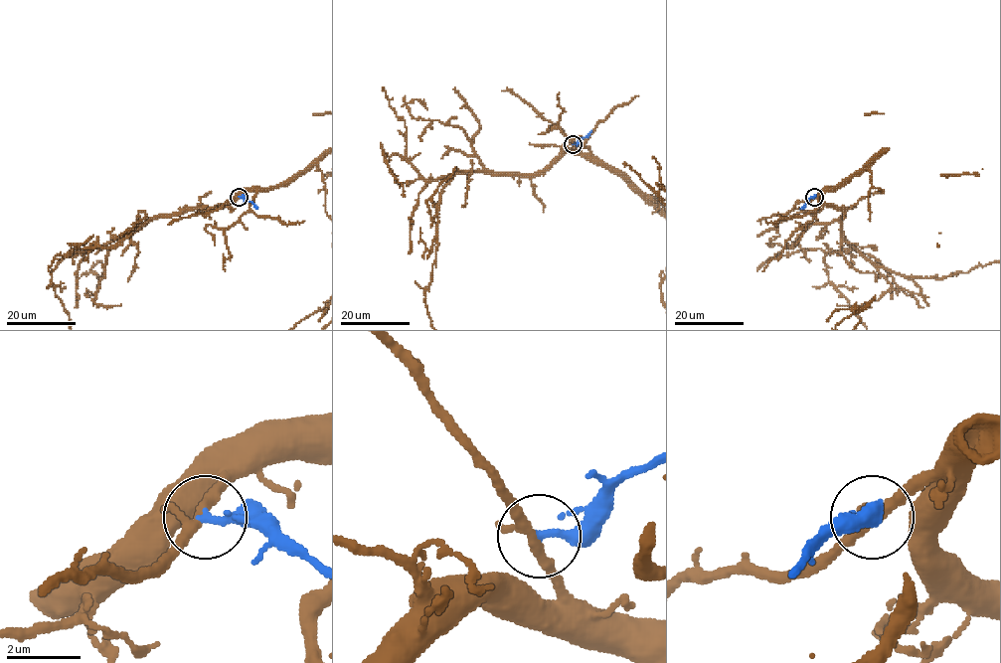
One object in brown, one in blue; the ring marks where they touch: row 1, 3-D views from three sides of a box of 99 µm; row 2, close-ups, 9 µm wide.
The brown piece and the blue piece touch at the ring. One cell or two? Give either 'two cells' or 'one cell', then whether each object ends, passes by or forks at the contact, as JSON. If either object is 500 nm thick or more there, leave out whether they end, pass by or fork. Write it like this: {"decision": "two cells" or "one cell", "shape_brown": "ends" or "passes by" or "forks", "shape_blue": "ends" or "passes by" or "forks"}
{"decision": "two cells", "shape_brown": "passes by", "shape_blue": "ends"}

